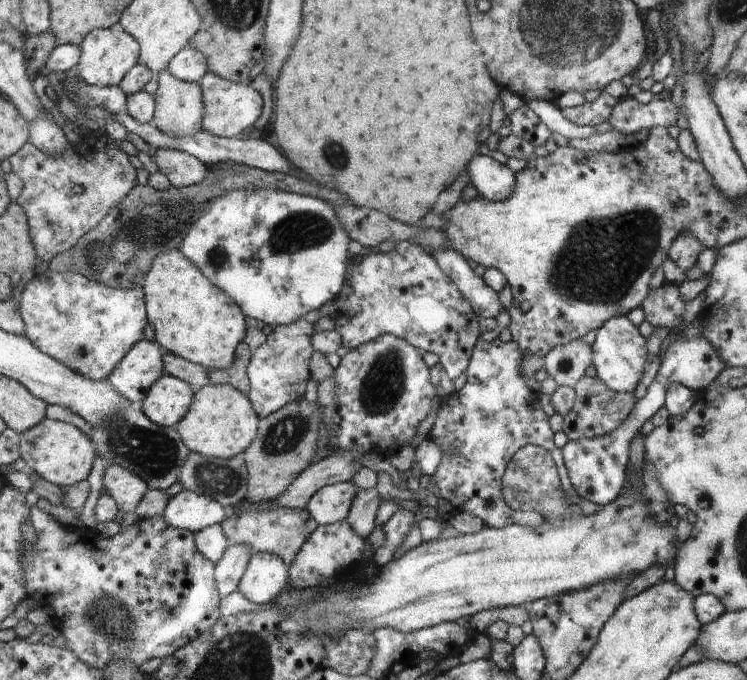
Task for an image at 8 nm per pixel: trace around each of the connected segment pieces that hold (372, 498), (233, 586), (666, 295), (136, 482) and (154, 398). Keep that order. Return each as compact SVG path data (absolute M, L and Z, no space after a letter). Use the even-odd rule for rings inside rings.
M376 487L358 488L345 519L361 537L367 538L374 530L374 520L381 501Z
M244 543L228 544L224 556L216 563L214 572L221 597L237 589L252 554L251 548Z
M666 281L653 288L643 302L645 320L653 327L660 326L670 331L682 324L687 301L682 297L679 287L680 285Z
M120 465L107 466L105 486L107 493L115 500L118 511L125 513L134 512L150 489L140 474Z
M164 372L148 389L138 407L153 423L177 426L190 412L192 392L188 383Z

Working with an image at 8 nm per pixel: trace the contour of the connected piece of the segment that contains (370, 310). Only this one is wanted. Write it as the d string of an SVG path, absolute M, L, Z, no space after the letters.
M398 241L388 253L354 259L340 296L319 309L321 318L335 320L341 344L349 351L385 334L396 335L418 350L434 352L451 380L466 372L482 334L480 315L441 271L434 257L420 245Z

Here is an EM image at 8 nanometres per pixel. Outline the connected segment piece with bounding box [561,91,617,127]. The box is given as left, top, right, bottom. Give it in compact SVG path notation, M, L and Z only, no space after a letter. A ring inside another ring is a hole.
M602 91L593 102L585 101L577 107L564 107L561 109L563 117L578 126L594 127L606 122L616 106L617 98L609 92Z

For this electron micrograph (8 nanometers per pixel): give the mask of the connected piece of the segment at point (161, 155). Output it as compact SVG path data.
M156 149L154 161L174 187L198 184L209 173L207 164L184 151Z

